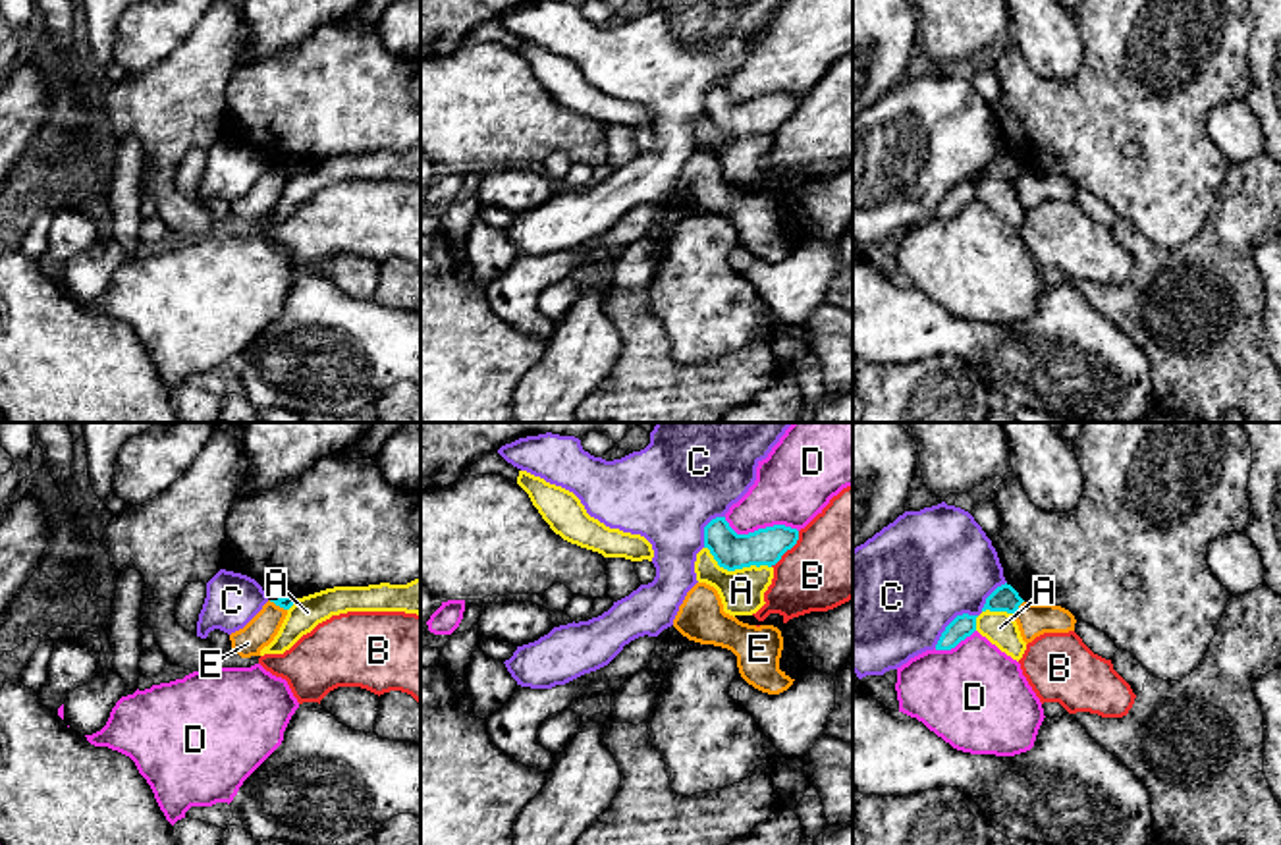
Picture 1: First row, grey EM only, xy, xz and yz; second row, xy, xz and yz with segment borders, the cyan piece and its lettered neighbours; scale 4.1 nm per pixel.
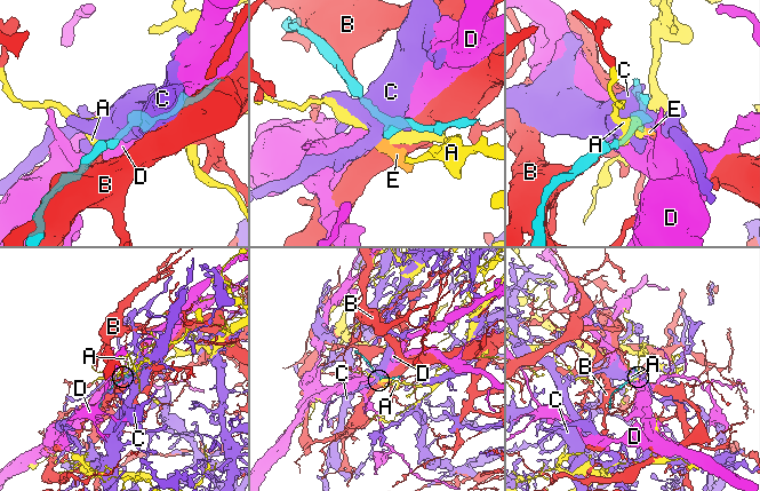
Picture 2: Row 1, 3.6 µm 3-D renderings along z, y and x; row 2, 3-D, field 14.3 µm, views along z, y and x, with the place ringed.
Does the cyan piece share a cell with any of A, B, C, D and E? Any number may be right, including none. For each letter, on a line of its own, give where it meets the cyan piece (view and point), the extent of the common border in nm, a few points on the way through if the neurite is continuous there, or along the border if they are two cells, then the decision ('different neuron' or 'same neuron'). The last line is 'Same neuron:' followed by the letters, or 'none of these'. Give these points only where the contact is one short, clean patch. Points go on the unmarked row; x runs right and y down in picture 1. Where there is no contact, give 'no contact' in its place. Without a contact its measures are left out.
A: xz (735, 136) | 300 nm | different neuron
B: xz (788, 116) | 200 nm | different neuron
C: yz (952, 190) | 240 nm | different neuron
D: xz (761, 97) | 320 nm | different neuron
E: yz (1017, 176) | 80 nm | along yz (1023, 168), (1013, 182) | different neuron
Same neuron: none of these

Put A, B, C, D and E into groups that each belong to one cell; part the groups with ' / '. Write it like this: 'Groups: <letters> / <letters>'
Groups: A / B / C / D / E

